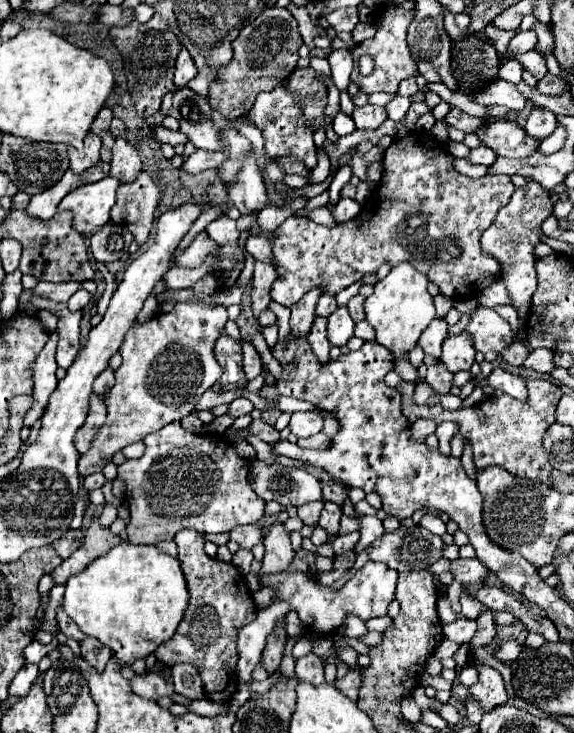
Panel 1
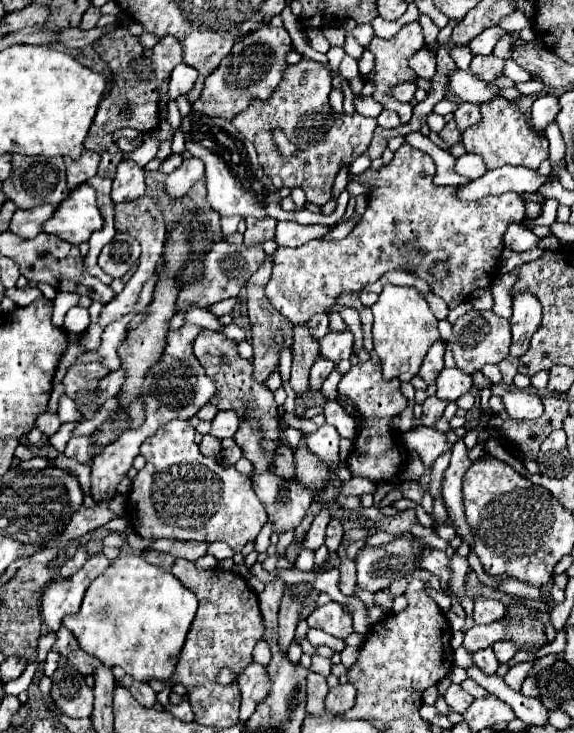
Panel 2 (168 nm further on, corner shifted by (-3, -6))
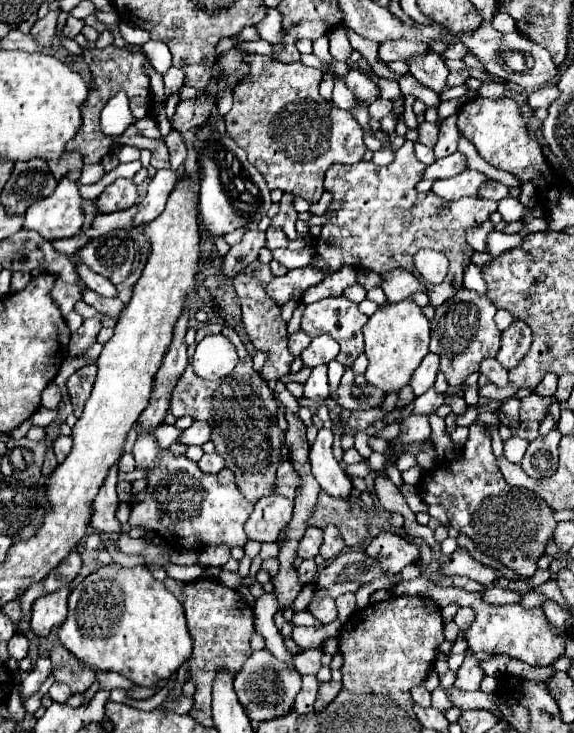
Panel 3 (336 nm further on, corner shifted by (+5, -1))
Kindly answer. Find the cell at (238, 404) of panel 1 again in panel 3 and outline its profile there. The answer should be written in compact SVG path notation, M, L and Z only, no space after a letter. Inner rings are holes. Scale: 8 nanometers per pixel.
M193 422L193 426L187 428L187 430L179 436L179 442L187 444L187 446L191 446L191 444L203 446L203 444L209 440L209 434L211 434L209 422Z

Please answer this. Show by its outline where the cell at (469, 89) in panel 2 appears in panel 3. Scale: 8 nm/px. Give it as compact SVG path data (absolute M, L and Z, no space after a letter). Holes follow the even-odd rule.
M427 52L425 56L413 58L413 62L409 62L409 68L411 76L415 76L423 86L435 90L437 94L443 94L449 88L447 86L449 68L443 64L439 54Z

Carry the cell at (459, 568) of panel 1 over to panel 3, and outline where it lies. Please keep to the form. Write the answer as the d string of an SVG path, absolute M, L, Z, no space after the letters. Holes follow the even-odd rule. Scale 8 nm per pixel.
M379 532L375 538L369 540L369 546L365 548L365 552L371 558L377 558L383 566L383 570L387 570L387 574L395 574L391 582L391 586L387 588L392 594L394 588L401 582L401 570L419 560L419 548L409 542L407 538L393 534L393 532Z

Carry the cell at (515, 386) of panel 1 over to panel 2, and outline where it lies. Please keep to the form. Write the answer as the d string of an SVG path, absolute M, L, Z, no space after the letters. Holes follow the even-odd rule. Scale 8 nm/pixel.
M509 389L503 397L507 415L513 419L537 419L543 415L543 401L539 395L521 391L521 389Z

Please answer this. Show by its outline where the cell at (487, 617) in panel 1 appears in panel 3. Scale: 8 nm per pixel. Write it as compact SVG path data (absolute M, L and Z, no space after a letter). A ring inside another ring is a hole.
M467 652L465 662L457 672L455 686L461 688L461 690L479 690L479 684L481 684L483 678L485 678L485 672L479 666L479 660L471 652Z

